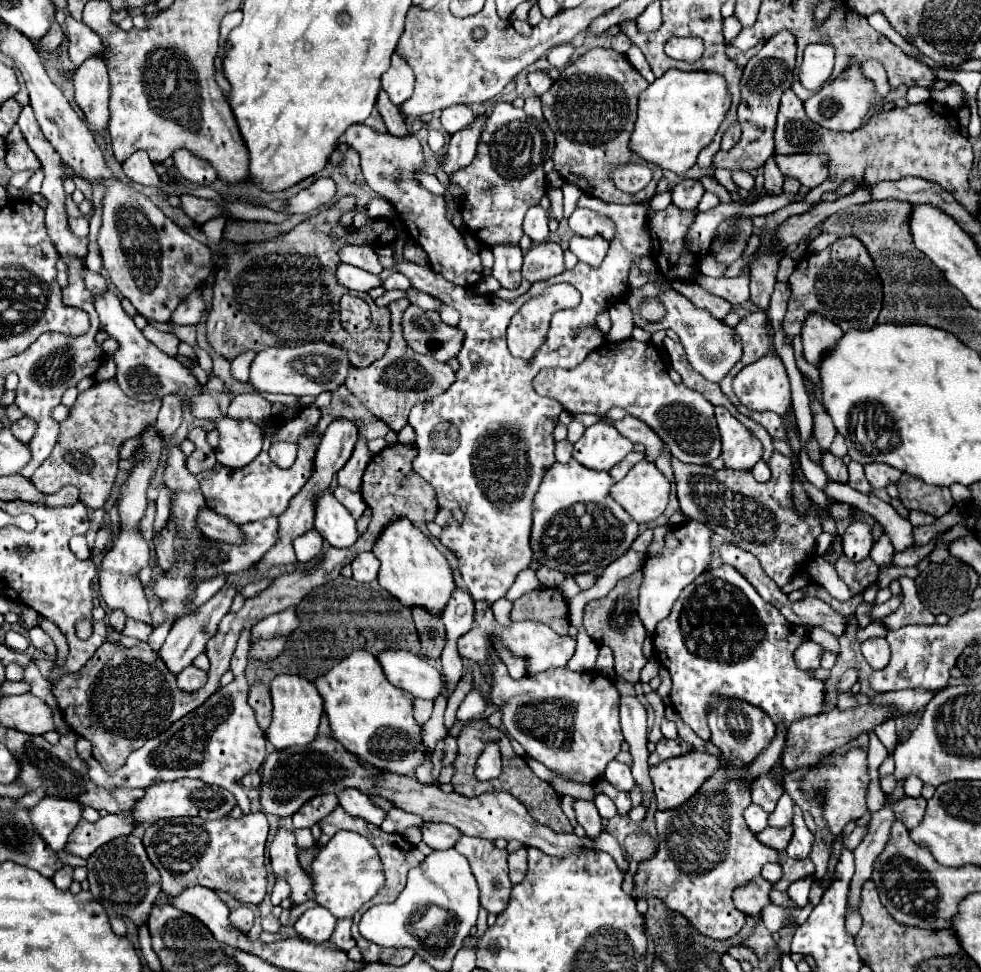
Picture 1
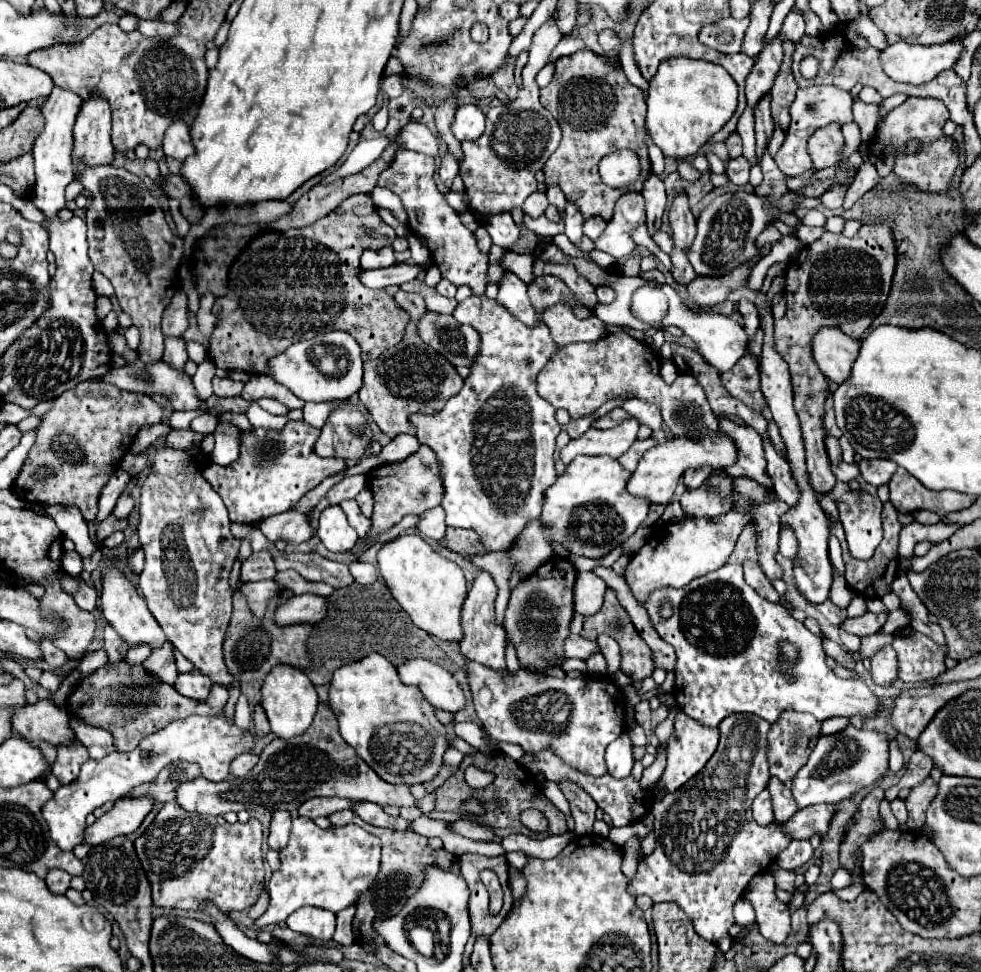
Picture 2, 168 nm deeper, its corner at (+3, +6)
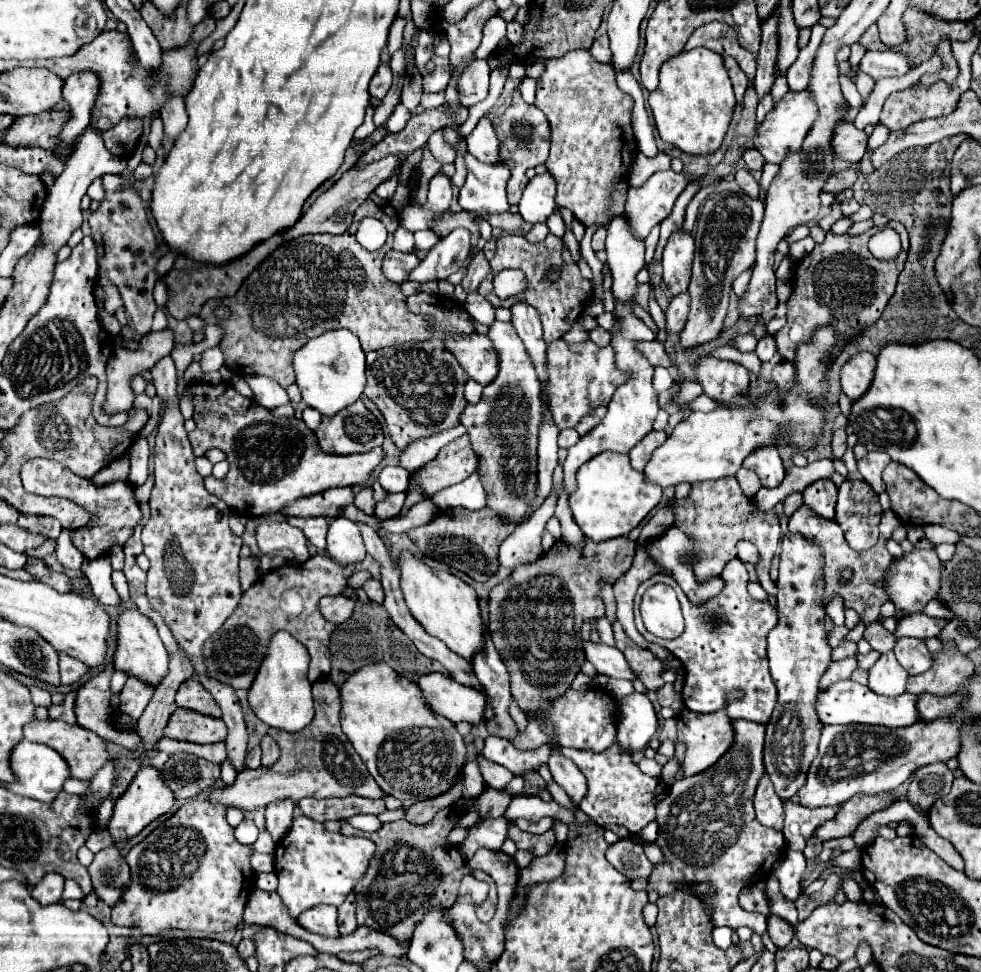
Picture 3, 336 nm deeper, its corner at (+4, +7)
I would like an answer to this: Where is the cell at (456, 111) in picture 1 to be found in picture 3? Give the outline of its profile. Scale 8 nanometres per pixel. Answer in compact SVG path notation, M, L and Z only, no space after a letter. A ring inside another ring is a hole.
M481 117L477 127L465 137L467 141L467 149L469 153L483 161L483 163L497 163L497 155L499 155L499 141L497 135L491 127L491 121L487 117Z

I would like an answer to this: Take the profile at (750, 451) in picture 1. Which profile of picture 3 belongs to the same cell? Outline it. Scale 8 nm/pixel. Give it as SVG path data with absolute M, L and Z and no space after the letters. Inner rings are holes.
M757 449L757 453L751 453L743 461L743 467L755 471L763 487L777 487L785 477L785 467L777 449Z

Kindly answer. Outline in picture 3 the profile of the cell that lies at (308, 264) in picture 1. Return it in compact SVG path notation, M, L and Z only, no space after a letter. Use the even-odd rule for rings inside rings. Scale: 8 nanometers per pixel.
M369 193L369 197L363 201L363 205L357 209L353 215L351 227L345 231L345 235L331 235L331 233L315 233L315 235L305 235L297 237L293 241L283 243L277 247L265 261L261 261L253 273L243 281L239 291L231 299L223 299L221 303L231 309L231 317L221 323L225 329L221 337L221 351L225 355L225 367L239 375L265 375L275 379L281 387L289 387L295 381L295 373L291 369L291 357L297 349L301 349L311 337L317 337L325 331L331 329L349 329L353 331L365 353L377 351L381 347L391 347L397 343L407 343L407 341L425 341L429 339L425 317L415 315L407 309L405 305L405 295L401 293L399 285L389 281L381 273L381 261L385 253L391 249L391 243L387 241L381 249L377 251L365 251L357 241L355 241L355 231L361 219L365 217L375 217L385 223L389 237L393 237L395 229L399 227L399 213L397 209L377 197L375 193Z

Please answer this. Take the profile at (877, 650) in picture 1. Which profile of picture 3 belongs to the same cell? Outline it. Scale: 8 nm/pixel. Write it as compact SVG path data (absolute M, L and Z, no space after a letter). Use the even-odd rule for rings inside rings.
M883 653L877 663L869 669L869 687L887 697L897 697L905 693L905 681L907 681L907 671L899 665L895 655Z

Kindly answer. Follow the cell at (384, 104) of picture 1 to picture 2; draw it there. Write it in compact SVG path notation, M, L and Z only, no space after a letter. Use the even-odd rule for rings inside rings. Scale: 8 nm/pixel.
M414 122L408 124L406 128L402 128L396 136L396 140L406 142L406 148L414 150L414 152L422 152L426 156L440 156L440 144L436 140L436 136L430 132L428 126Z

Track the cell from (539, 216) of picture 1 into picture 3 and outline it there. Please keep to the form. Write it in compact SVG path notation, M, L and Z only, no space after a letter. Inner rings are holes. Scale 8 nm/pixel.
M549 173L535 175L519 201L519 213L527 223L543 223L555 211L555 179Z

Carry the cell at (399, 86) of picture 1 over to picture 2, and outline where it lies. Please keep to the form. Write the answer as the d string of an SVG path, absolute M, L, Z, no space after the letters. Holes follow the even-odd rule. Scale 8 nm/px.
M398 74L394 76L384 76L382 78L382 84L380 84L380 90L388 96L388 98L396 98L404 92L404 86L402 86L402 78Z

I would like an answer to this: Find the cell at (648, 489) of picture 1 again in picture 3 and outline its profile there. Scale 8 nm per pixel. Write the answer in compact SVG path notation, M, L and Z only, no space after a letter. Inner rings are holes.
M821 327L813 333L809 343L803 343L797 349L795 357L795 389L787 391L787 397L779 393L779 389L771 389L763 395L759 407L753 411L745 409L717 409L711 413L695 411L689 419L681 421L673 433L667 437L663 445L659 445L649 463L645 465L645 481L659 485L663 489L675 487L683 481L707 481L707 479L721 479L727 475L735 475L743 463L743 459L757 447L763 445L799 445L799 447L815 447L819 441L819 433L823 427L823 411L821 411L821 397L827 393L823 385L827 381L825 373L825 359L831 347L837 343L839 335L833 333L829 327Z

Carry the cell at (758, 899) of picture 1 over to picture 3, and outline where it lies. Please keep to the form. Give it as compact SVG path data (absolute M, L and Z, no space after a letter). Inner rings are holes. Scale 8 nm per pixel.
M773 915L767 917L767 933L777 947L785 947L793 939L793 927L785 925L785 921L781 921L781 917L773 917Z

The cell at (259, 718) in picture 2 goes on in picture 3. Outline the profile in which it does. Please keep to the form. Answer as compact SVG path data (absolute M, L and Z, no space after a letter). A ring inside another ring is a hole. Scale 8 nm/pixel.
M265 735L261 739L261 749L263 749L263 761L261 761L263 767L269 767L269 765L273 765L273 761L279 759L279 747L269 735Z

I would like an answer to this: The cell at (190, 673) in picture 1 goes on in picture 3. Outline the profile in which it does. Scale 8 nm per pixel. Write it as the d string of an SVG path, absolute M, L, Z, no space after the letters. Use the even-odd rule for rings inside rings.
M191 677L189 681L181 683L181 689L177 689L177 705L211 715L211 717L221 717L221 709L215 703L213 695L203 689L197 677Z

